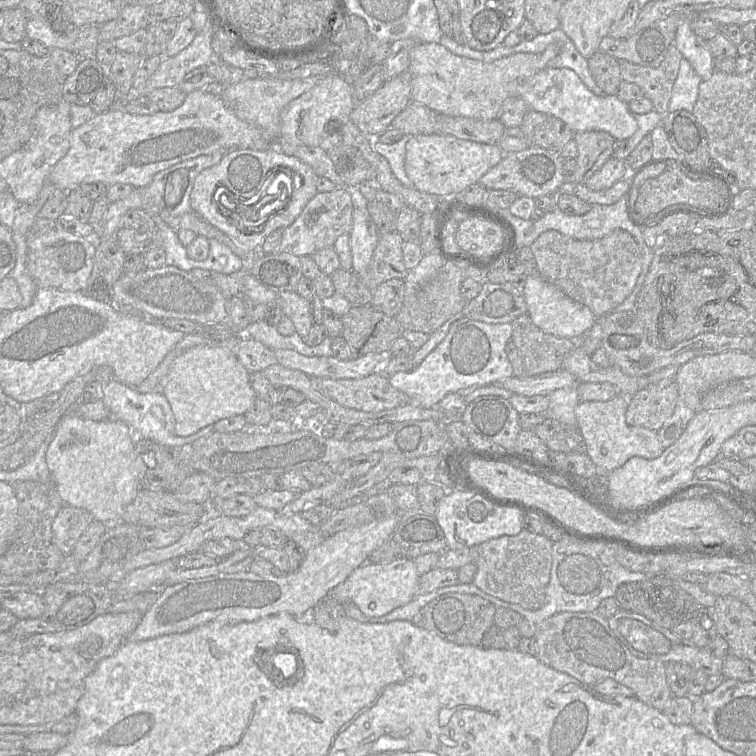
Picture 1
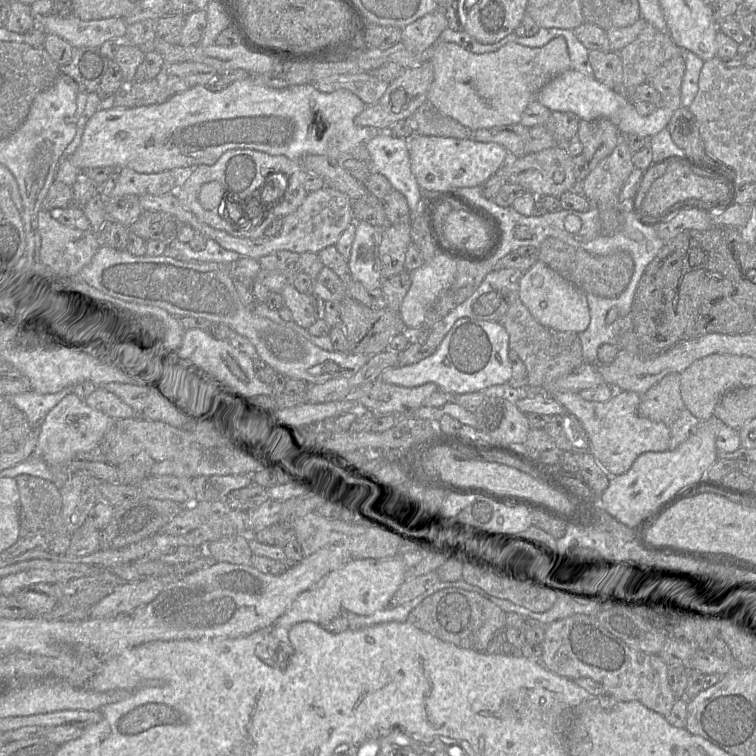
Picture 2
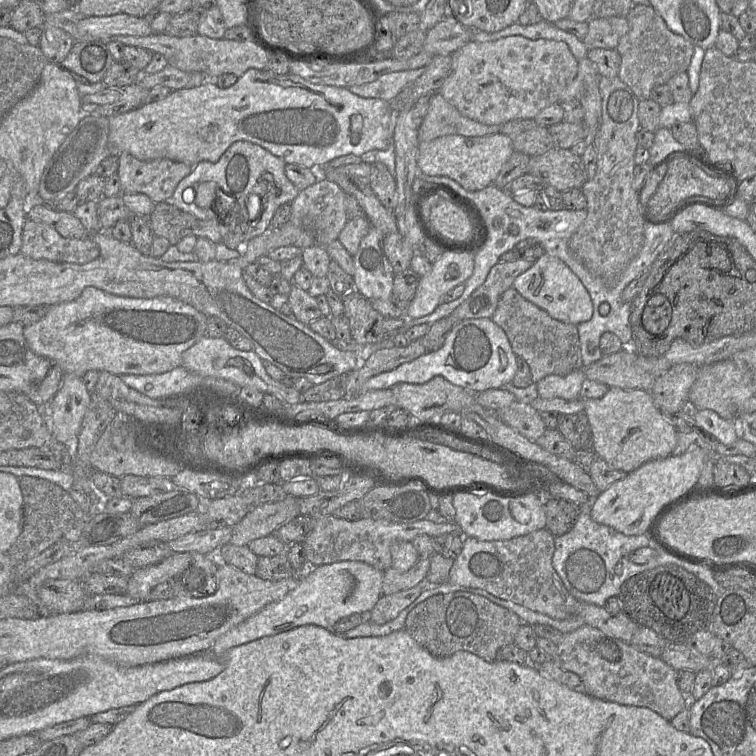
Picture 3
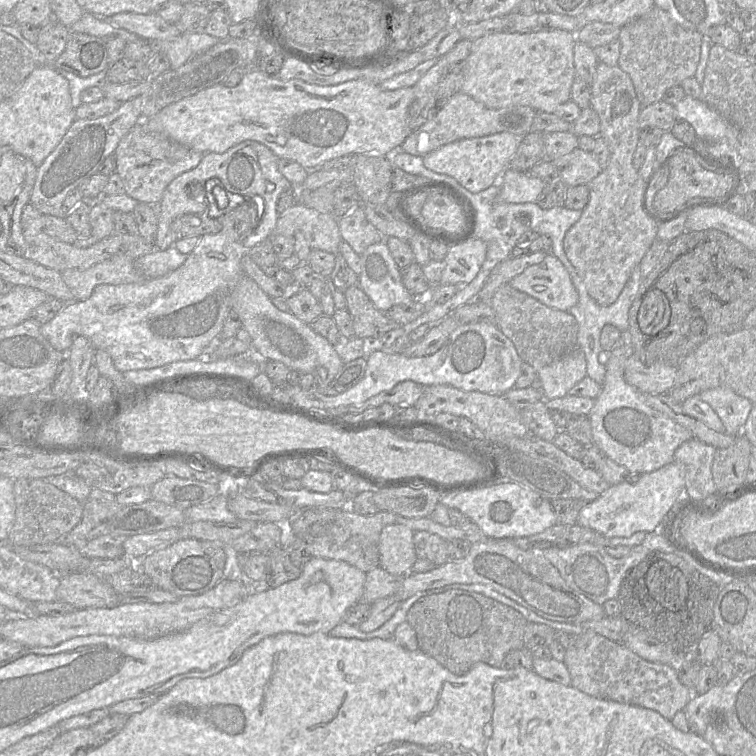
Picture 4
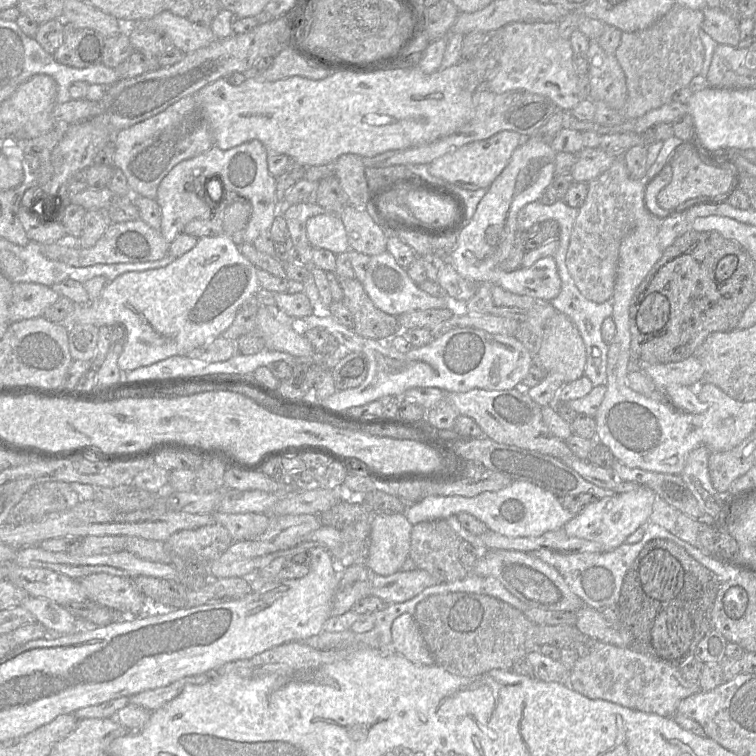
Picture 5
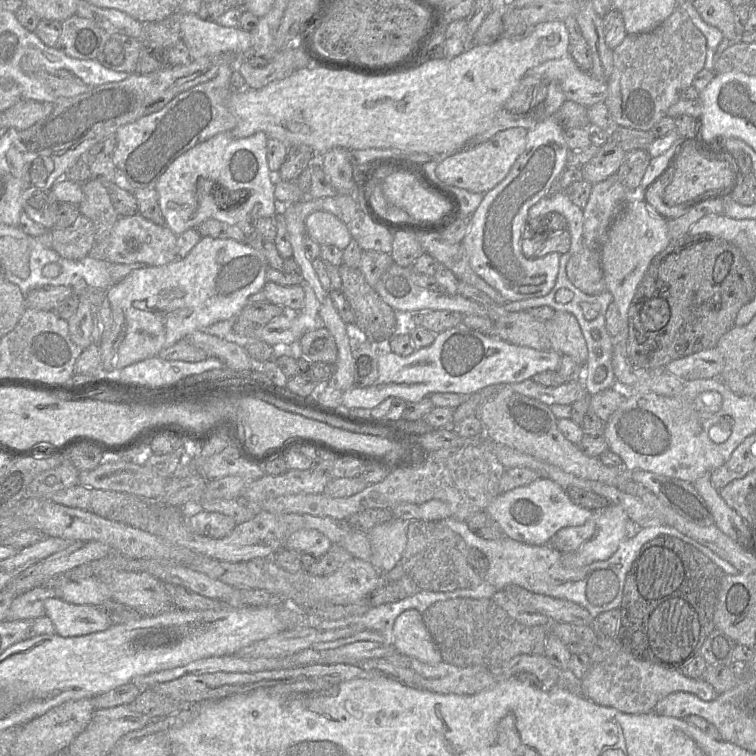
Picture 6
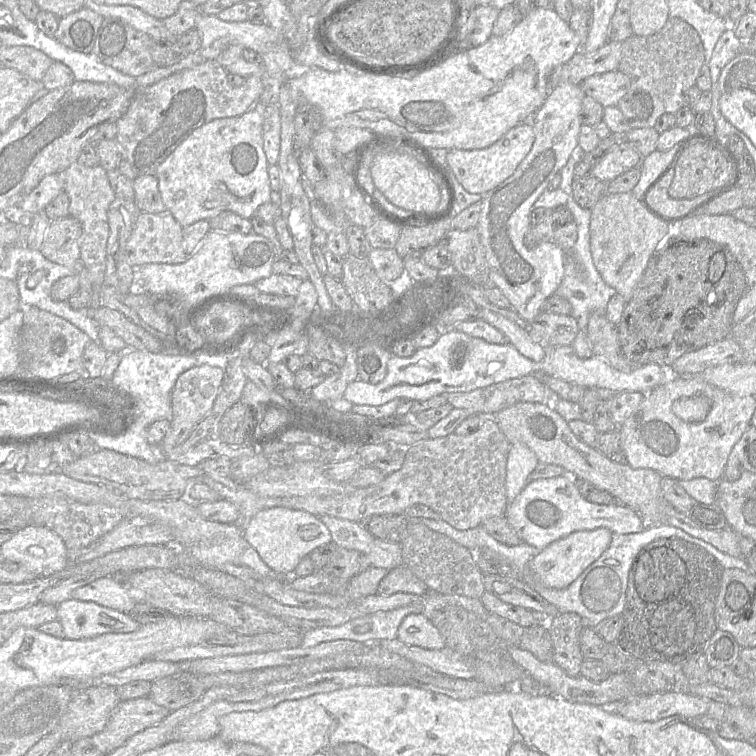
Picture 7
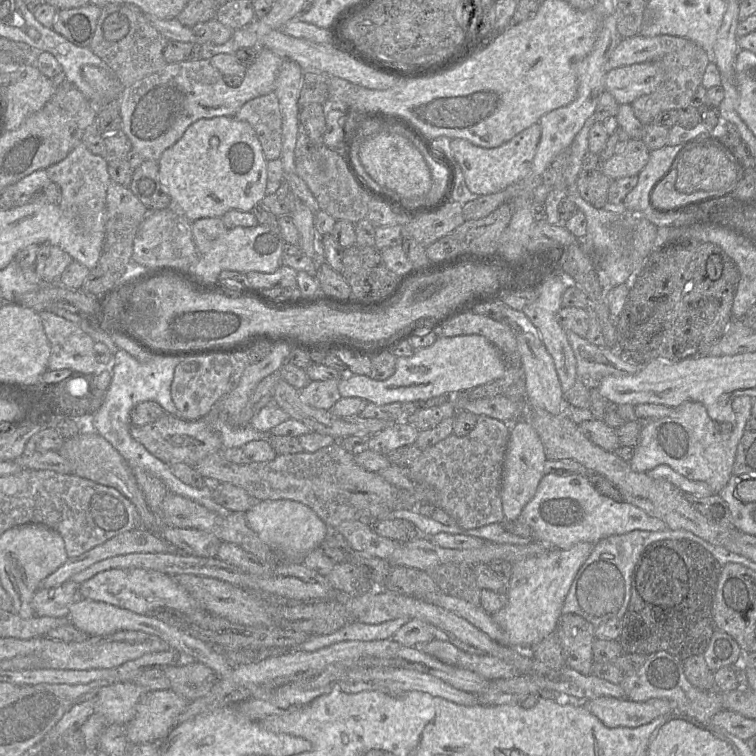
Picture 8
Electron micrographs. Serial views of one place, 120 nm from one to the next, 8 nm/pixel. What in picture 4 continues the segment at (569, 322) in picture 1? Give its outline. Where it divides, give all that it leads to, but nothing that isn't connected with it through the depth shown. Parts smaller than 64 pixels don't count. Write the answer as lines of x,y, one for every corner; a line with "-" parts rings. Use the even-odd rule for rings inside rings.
547,253
540,263
528,266
509,285
548,307
562,311
568,311
578,301
569,272
552,253

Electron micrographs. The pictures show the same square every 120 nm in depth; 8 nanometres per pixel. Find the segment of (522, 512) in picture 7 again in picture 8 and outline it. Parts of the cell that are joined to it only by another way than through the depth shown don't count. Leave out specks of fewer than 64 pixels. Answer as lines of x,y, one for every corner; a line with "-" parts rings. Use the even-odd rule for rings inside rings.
554,473
544,475
540,480
534,497
523,508
520,517
537,535
539,542
550,549
569,549
580,542
596,544
611,535
622,535
633,530
669,530
660,519
649,516
645,511
626,501
617,502
601,495
582,475
559,476

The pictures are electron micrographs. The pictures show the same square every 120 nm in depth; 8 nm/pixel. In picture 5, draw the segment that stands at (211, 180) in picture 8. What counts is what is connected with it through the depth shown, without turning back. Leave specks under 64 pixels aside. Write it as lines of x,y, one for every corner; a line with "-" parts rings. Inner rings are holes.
250,140
248,142
245,142
241,145
238,145
236,147
233,147
231,149
228,149
228,150
222,150
220,148
218,148
217,146
213,145
208,151
196,156
196,157
193,157
193,158
190,158
190,159
187,159
187,160
184,160
184,161
181,161
180,163
178,163
177,165
175,165
171,171
162,179
162,181
160,182
159,186
158,186
158,189
157,189
157,196
156,196
156,201
161,209
161,225
160,225
160,233
161,235
164,237
164,239
169,243
171,244
172,241
176,238
176,236
180,233
183,233
183,228
185,227
186,224
188,224
190,221
192,221
193,219
210,219
212,218
213,214
214,214
214,207
215,206
216,208
219,208
219,206
215,205
216,201
214,201
212,198
209,198
207,195
208,193
206,194
206,185
209,181
211,180
215,180
216,183
218,185
215,184
215,182
211,183
213,184
213,187
211,187
211,190
212,190
212,195
217,198
217,191
218,191
218,187
222,187
222,191
223,192
227,192
229,196
234,196
234,197
242,197
242,198
245,198
247,200
250,200
251,201
251,216
250,216
250,219
249,219
249,222
244,230
244,243
251,243
253,244
254,240
262,233
262,232
266,232
266,231
269,231
271,226
272,226
272,223
275,219
275,217
280,213
280,210
278,211
277,209
277,200
276,200
276,178
273,177
269,171
268,171
268,162
267,162
267,156
268,156
268,151
267,149
265,148
265,146
259,141
259,140

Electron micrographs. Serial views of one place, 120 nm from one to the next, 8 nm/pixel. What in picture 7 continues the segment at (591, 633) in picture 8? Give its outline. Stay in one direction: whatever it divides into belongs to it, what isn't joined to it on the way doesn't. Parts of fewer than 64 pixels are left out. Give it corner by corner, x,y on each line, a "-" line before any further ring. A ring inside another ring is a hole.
574,612
558,613
547,624
554,645
553,662
569,676
580,676
584,660
580,648
580,633
588,625

